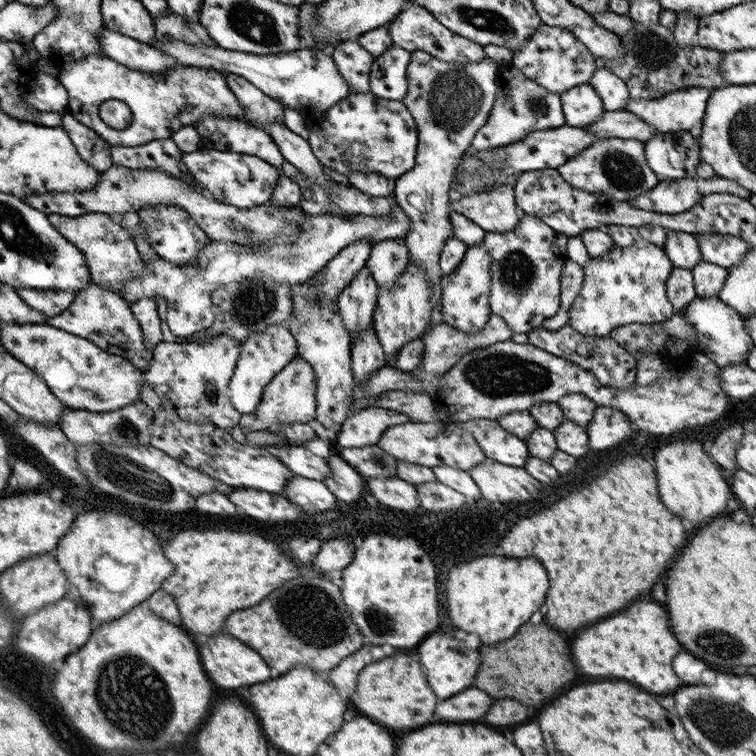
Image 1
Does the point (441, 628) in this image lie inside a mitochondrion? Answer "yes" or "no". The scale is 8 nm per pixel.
no

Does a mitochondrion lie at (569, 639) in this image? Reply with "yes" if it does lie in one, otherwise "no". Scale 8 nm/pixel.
no

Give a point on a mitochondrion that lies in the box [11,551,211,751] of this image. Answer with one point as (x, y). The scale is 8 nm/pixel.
(132, 702)

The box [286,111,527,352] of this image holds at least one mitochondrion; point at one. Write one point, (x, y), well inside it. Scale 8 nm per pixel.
(484, 171)

